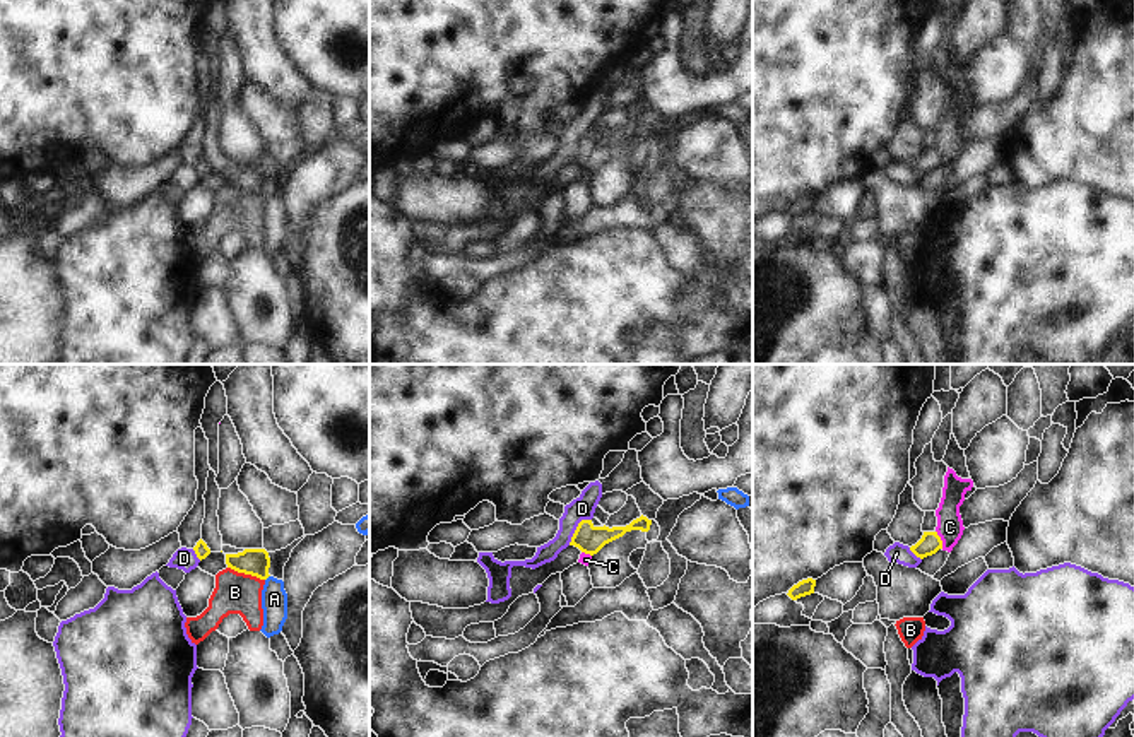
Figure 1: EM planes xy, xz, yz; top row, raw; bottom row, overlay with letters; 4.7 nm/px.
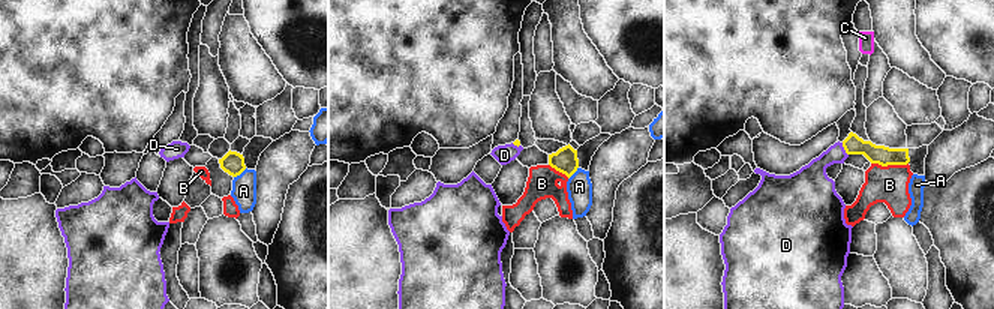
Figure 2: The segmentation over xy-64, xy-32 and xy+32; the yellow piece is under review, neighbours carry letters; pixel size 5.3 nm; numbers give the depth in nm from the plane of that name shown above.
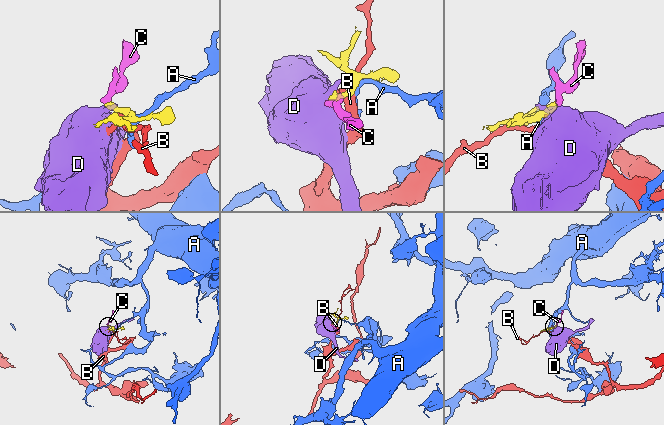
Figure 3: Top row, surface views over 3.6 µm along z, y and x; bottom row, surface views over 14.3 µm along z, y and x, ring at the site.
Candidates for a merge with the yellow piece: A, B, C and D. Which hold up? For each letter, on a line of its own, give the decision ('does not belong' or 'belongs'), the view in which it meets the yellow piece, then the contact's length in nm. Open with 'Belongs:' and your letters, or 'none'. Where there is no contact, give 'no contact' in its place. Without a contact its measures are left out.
Belongs: none
A: does not belong | xy | 40 nm
B: does not belong | xy | 190 nm
C: does not belong | yz | 90 nm
D: does not belong | xz | 170 nm

